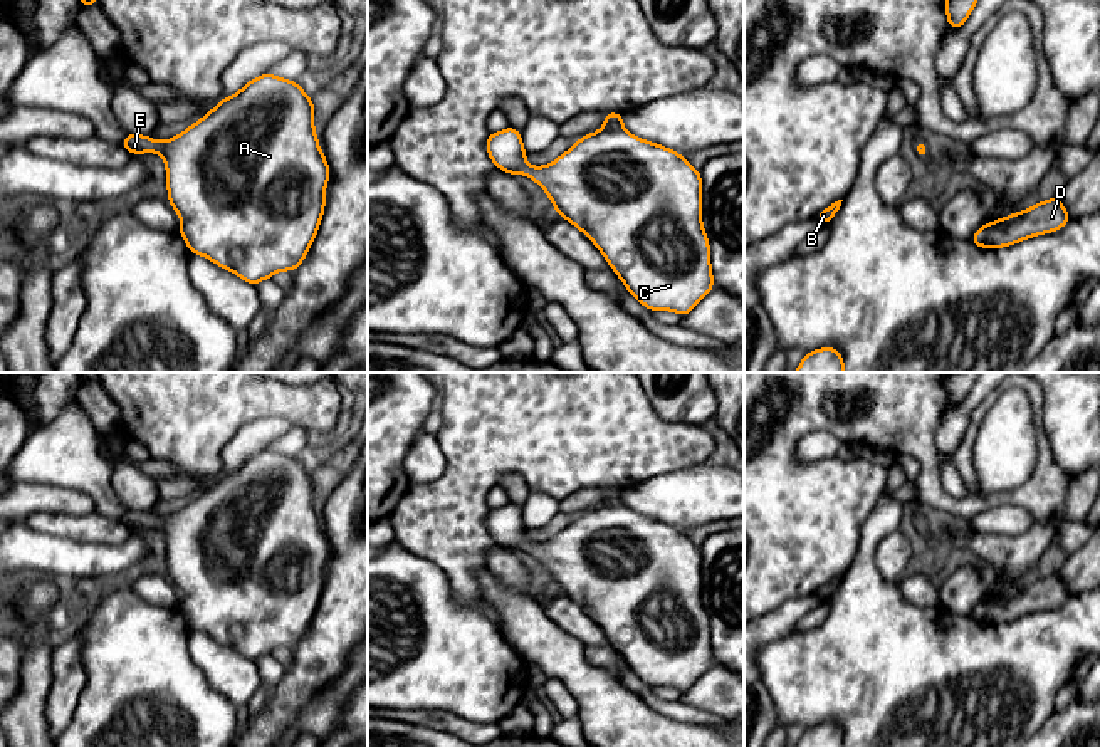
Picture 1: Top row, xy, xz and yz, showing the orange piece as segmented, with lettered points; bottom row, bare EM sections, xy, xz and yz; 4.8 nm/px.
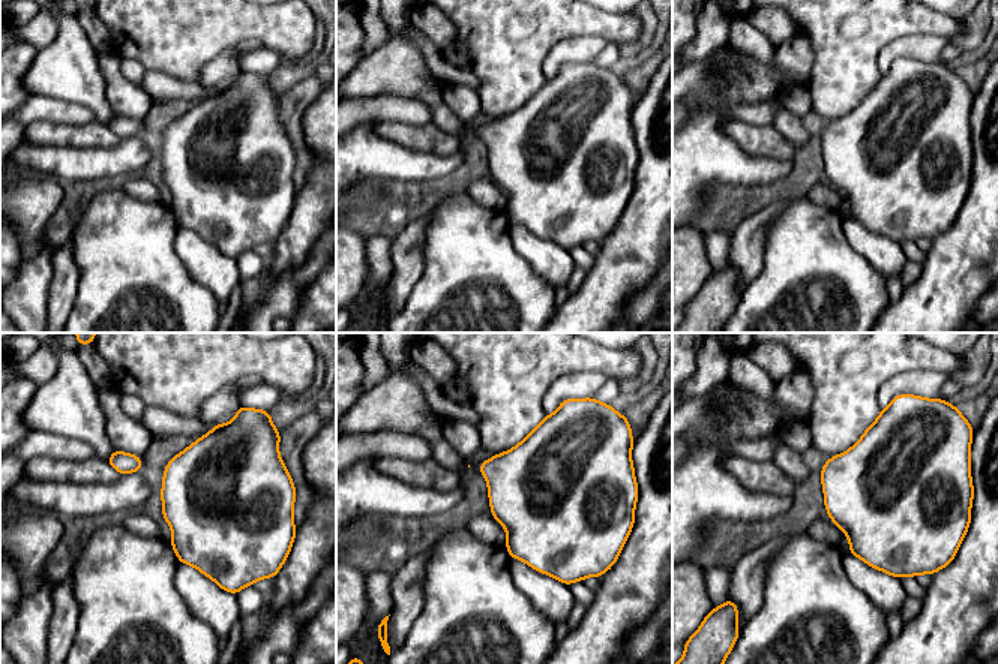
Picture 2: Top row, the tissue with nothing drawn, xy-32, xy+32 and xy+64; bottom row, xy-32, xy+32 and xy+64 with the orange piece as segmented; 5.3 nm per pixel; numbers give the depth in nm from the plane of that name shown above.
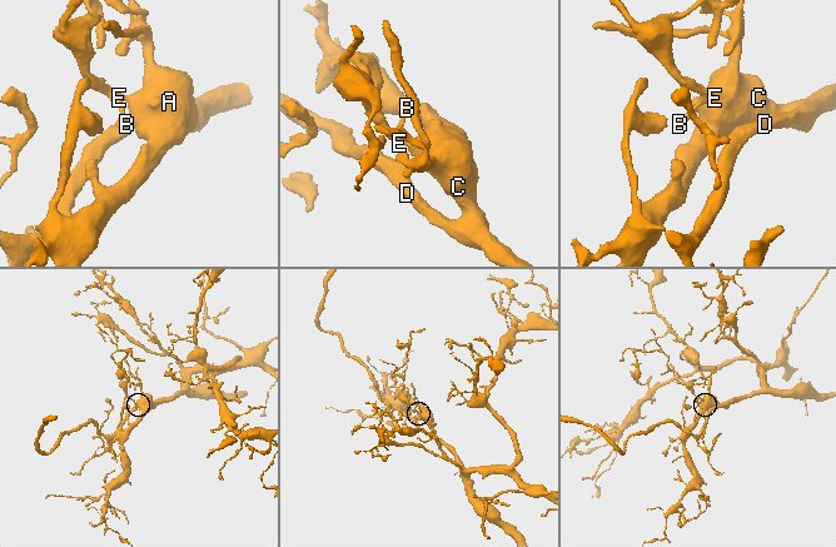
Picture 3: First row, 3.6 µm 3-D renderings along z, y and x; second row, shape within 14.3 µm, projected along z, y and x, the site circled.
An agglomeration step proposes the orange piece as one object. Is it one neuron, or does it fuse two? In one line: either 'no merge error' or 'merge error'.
no merge error

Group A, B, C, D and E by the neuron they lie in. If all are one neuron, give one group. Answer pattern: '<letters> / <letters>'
A B C D E

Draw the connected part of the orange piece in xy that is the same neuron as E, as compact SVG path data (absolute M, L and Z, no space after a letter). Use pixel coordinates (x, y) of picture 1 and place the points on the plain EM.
M264 448L237 470L168 517L129 510L123 515L129 530L153 527L166 541L168 579L180 591L180 611L190 629L207 633L218 643L237 650L250 661L272 655L280 646L294 648L307 631L326 584L324 567L331 552L314 505L314 478L297 457Z

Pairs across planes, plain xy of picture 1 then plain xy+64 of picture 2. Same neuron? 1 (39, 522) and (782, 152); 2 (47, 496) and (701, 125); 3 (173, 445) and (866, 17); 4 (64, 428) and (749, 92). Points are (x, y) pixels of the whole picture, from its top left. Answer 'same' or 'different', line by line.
1: same
2: different
3: same
4: different

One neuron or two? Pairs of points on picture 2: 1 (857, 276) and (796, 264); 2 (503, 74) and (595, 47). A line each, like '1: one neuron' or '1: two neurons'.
1: one neuron
2: two neurons

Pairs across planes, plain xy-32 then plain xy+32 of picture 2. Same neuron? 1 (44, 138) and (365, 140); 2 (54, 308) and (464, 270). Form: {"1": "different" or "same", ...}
{"1": "different", "2": "different"}

